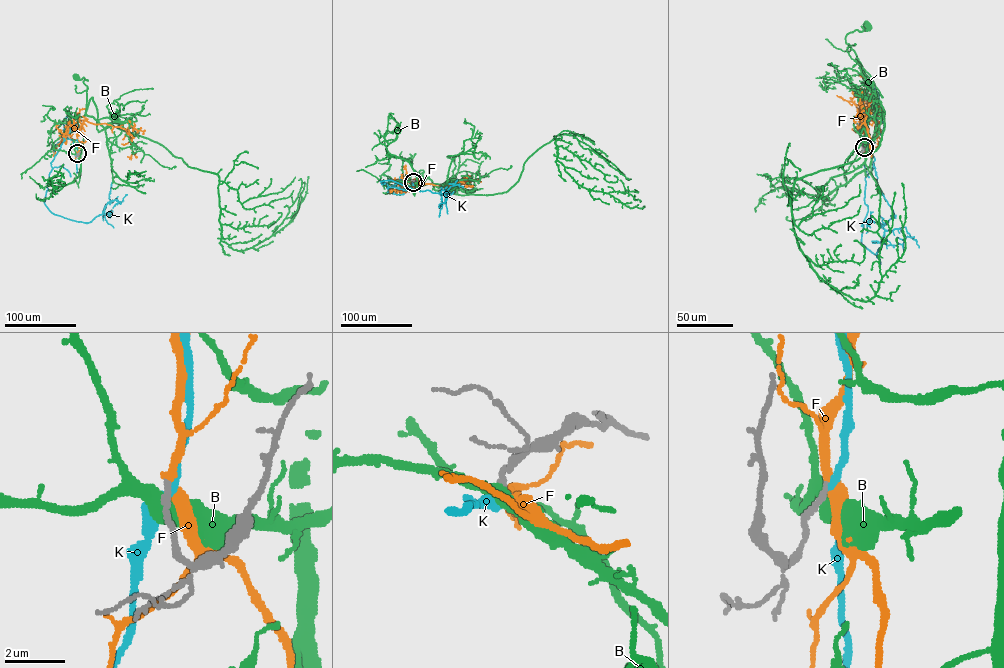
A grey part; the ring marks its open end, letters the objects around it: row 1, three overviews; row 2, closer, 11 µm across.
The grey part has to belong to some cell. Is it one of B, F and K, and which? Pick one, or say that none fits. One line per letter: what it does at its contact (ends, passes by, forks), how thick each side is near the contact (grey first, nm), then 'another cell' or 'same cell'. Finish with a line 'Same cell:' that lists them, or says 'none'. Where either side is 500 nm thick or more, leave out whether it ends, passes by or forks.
B: 260/500 nm | another cell
F: it passes by | 240/360 nm | same cell
K: it passes by | 240/280 nm | another cell
Same cell: F

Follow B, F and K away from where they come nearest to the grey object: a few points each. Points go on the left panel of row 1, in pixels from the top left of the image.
B: (77, 154), (81, 153), (83, 138), (77, 119), (85, 111), (88, 88), (83, 82), (87, 80), (77, 77)
F: (77, 153), (79, 142), (73, 126), (84, 120), (124, 128), (129, 136), (133, 152), (130, 157), (127, 156)
K: (77, 153), (72, 140), (62, 141), (45, 204), (83, 222), (106, 205), (103, 215), (111, 210)

